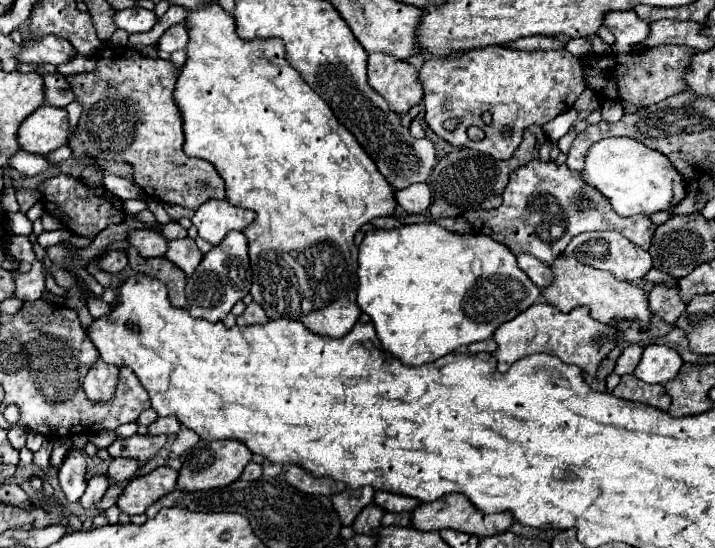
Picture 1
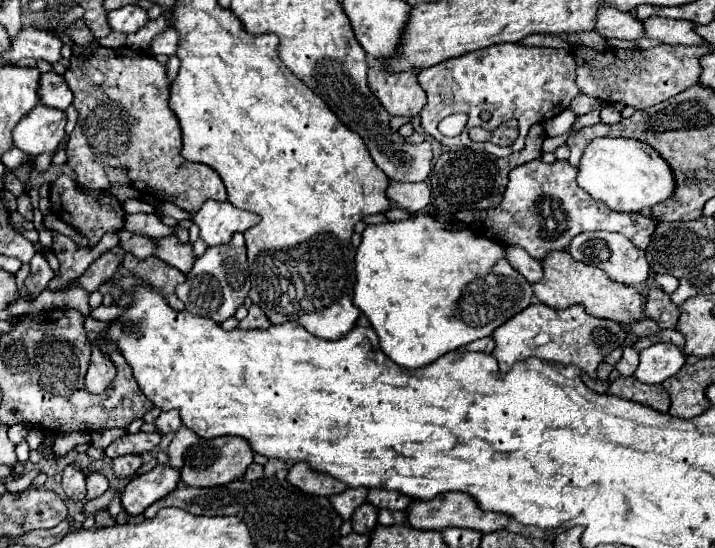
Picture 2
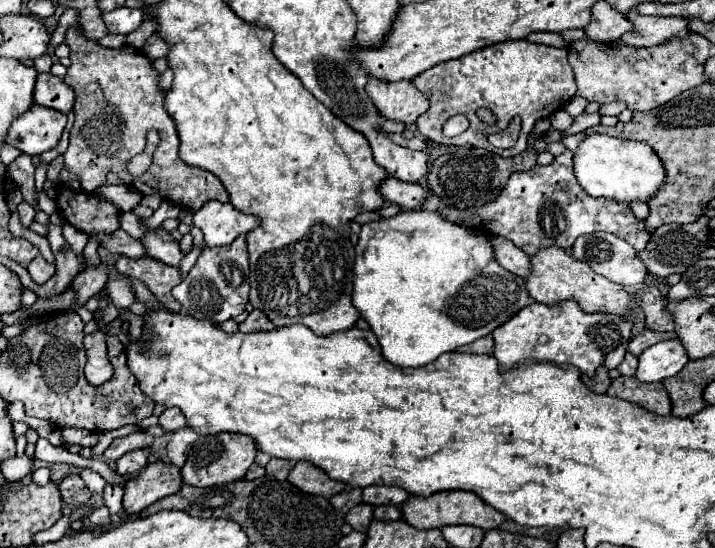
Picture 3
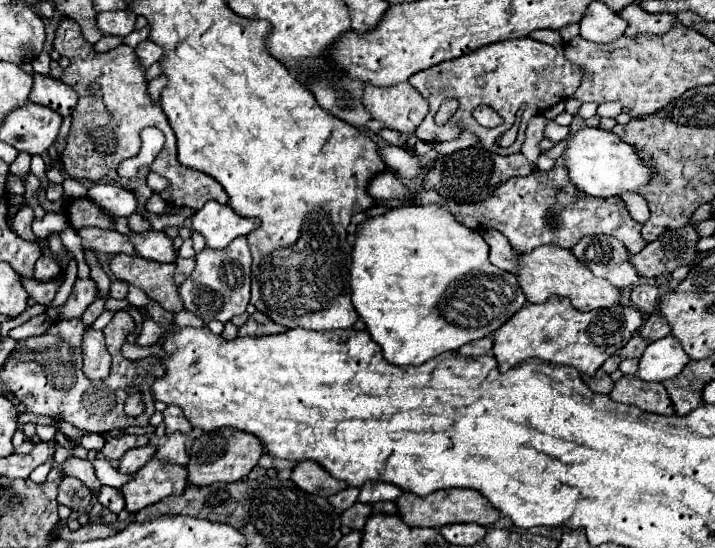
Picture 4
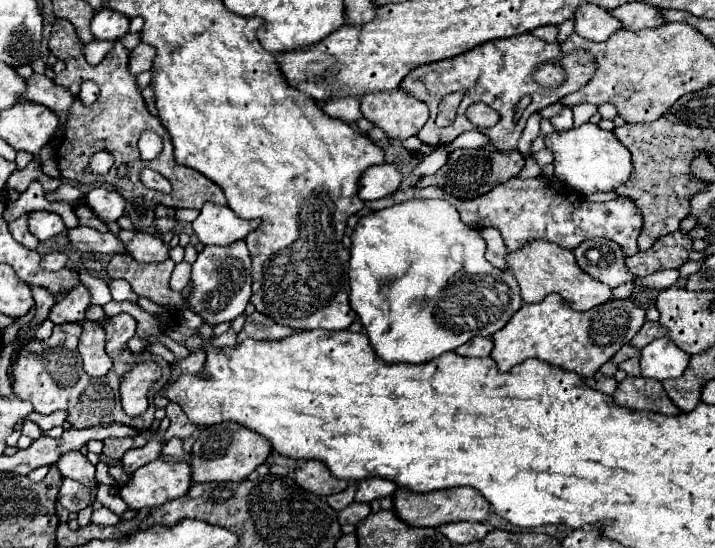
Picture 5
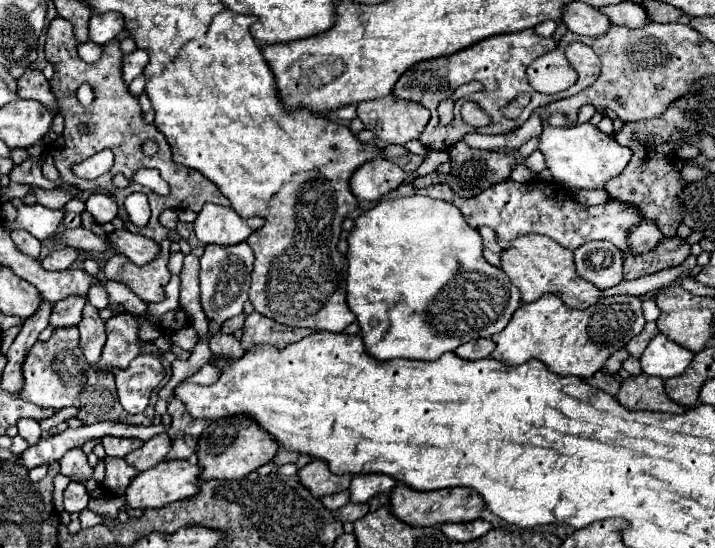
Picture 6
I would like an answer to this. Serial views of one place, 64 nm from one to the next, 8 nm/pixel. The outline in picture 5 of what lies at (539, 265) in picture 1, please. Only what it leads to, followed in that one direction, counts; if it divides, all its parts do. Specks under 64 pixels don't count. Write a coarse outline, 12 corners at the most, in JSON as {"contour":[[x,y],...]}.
{"contour":[[496,228],[480,234],[488,244],[486,258],[502,270],[508,268],[506,248]]}

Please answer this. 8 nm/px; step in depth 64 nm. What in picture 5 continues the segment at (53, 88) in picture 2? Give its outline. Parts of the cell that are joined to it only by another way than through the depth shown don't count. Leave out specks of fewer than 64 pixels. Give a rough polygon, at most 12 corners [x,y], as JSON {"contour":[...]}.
{"contour":[[44,74],[28,78],[24,100],[54,110],[64,124],[72,96]]}

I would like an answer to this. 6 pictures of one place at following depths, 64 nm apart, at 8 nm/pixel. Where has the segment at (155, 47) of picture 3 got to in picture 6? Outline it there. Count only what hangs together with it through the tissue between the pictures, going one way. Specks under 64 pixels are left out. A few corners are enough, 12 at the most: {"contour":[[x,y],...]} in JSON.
{"contour":[[148,52],[124,56],[124,80],[132,82],[148,66]]}

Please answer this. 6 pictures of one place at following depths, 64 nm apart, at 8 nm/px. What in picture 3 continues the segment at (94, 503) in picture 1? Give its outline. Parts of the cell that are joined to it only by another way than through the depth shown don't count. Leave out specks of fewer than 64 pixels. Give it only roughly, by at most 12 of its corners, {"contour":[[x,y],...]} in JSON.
{"contour":[[80,470],[80,476],[90,492],[100,494],[108,484],[100,474]]}

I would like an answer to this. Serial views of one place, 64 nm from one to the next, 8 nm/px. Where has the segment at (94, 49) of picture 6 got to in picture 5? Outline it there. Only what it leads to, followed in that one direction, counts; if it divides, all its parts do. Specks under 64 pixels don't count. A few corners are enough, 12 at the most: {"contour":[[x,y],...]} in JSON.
{"contour":[[94,40],[84,46],[88,64],[100,64],[114,42]]}

